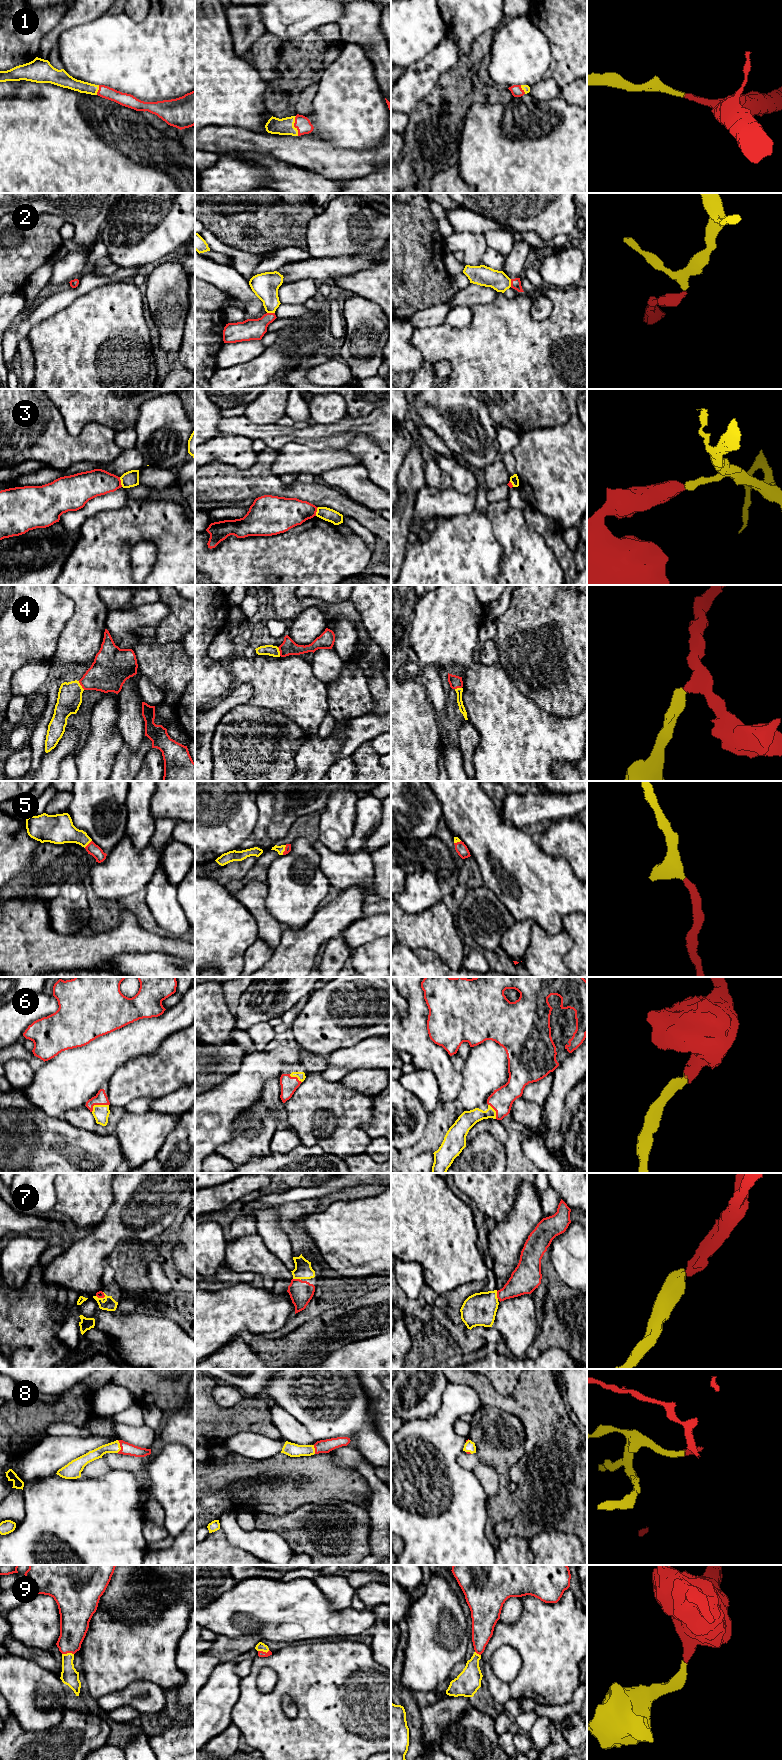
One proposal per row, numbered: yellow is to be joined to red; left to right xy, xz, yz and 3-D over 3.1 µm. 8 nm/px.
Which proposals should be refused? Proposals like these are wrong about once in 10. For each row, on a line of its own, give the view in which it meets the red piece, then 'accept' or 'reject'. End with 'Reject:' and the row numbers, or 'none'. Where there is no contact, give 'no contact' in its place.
1: contact in xz; accept
2: contact in xz; accept
3: contact in xy; reject
4: contact in xy; accept
5: contact in xy; accept
6: contact in xy; accept
7: contact in xz; accept
8: contact in xy; accept
9: contact in xy; accept
Reject: 3

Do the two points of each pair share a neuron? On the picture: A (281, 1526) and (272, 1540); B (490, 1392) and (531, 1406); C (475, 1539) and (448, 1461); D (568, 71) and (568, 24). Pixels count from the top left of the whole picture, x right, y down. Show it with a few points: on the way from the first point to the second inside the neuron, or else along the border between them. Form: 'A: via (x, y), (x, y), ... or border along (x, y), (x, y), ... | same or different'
A: border along (256, 1528), (277, 1532), (292, 1551) | different
B: via (500, 1402), (521, 1404) | same
C: via (458, 1520), (458, 1485), (455, 1480) | same
D: via (570, 59), (570, 36) | same

